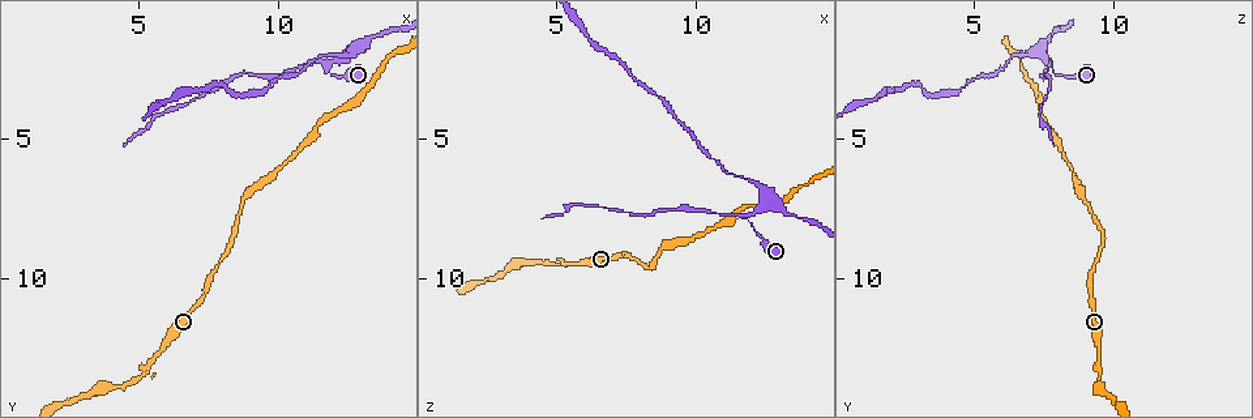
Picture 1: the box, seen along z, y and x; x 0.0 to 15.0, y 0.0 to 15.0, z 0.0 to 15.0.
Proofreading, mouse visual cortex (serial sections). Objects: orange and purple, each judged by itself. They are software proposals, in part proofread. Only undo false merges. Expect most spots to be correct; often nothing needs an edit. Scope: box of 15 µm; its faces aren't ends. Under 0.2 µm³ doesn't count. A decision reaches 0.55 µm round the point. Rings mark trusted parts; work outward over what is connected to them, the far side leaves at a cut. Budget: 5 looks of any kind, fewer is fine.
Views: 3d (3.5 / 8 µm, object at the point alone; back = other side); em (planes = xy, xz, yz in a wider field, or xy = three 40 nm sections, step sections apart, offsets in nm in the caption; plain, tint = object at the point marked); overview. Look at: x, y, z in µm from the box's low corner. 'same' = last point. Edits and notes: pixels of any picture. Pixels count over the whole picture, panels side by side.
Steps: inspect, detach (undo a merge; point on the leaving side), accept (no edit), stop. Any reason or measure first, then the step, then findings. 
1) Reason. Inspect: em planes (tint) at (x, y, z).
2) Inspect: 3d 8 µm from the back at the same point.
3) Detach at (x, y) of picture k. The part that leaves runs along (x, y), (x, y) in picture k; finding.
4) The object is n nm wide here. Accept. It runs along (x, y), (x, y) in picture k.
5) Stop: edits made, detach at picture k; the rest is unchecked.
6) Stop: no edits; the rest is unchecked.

Abrupt turn. Inspect: 3d 3.5 µm at (12.2, 2.8, 8.3).

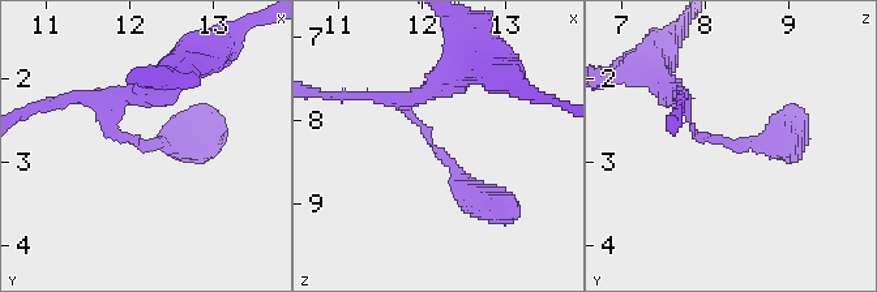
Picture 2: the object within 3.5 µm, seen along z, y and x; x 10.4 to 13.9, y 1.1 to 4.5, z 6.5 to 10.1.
Now the EM. Inspect: em planes (tint) at (12.15, 2.75, 8.25).

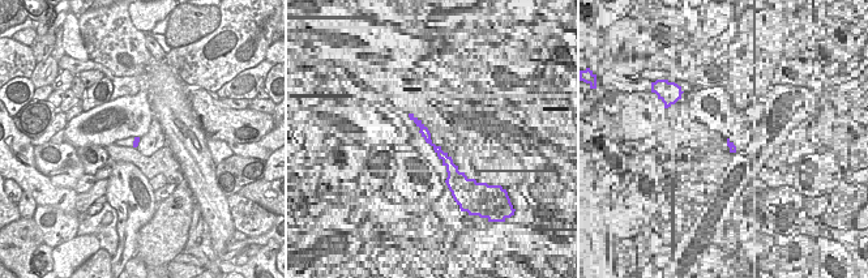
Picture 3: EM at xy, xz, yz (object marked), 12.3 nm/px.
Accept. It runs along (491, 206), (396, 102), (411, 99) in picture 2; all the same cell.

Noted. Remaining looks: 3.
Thick turns thin. Inspect: 3d 3.5 µm at (12.1, 1.9, 6.6).

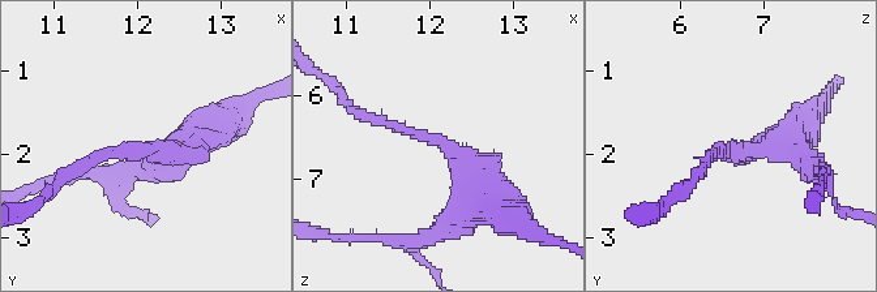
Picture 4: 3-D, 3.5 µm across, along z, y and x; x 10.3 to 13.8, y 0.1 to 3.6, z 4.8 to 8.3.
Inspect: em xy step 1 (plain) at (12.15, 1.95, 6.55).

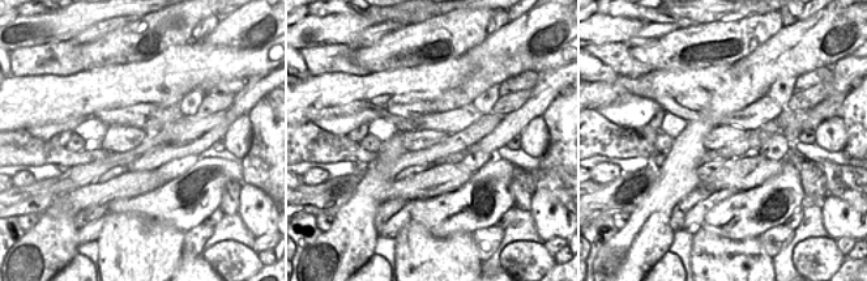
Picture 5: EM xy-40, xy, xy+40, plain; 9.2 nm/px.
Where the object lies. Inspect: em xy step 1 (tint) at the same point.

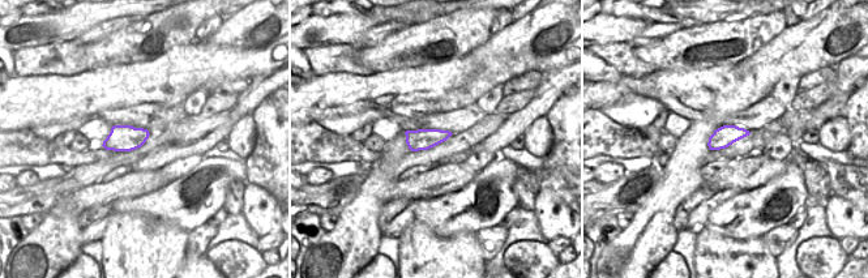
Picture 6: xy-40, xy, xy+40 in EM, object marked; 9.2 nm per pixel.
Accept. It runs along (460, 214), (467, 164), (440, 141), (359, 114) in picture 4; one cell here.

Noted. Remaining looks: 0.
Stop: no edits; the rest is unchecked.

